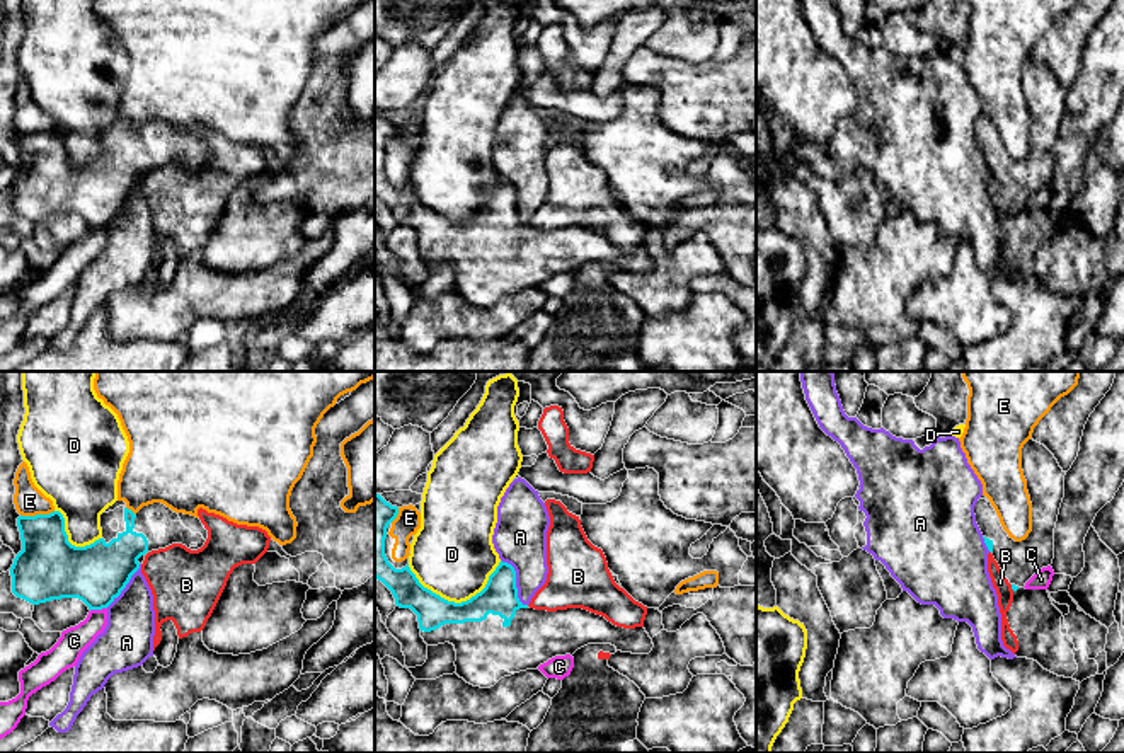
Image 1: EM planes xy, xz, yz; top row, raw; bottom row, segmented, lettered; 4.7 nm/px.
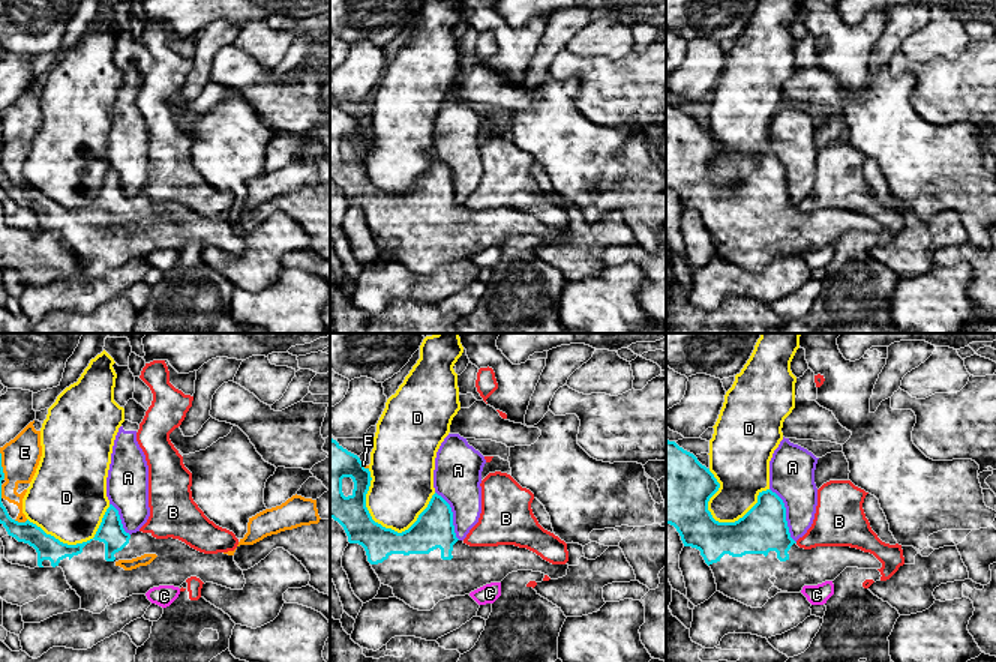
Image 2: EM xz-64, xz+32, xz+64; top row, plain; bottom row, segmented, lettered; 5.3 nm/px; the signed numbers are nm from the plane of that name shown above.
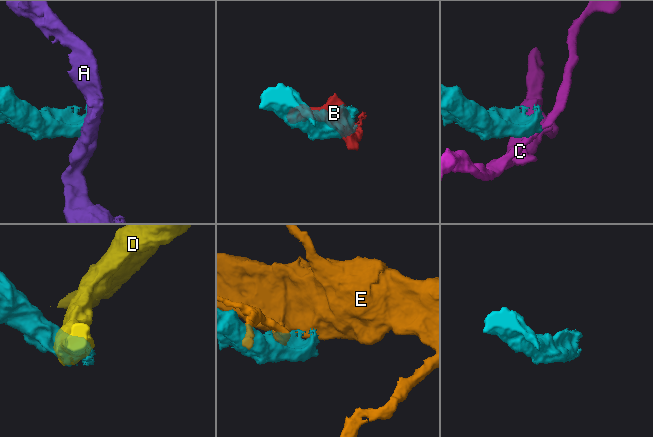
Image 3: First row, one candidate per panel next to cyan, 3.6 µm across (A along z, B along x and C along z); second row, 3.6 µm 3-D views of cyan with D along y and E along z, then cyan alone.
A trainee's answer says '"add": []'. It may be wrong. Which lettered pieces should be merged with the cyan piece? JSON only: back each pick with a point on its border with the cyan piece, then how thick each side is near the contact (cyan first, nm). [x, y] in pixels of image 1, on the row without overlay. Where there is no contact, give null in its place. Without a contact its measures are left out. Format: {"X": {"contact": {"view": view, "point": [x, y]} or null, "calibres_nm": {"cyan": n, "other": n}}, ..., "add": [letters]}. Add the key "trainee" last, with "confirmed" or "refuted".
{"add": [], "trainee": "confirmed"}

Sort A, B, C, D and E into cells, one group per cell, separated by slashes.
A / B / C / D / E

